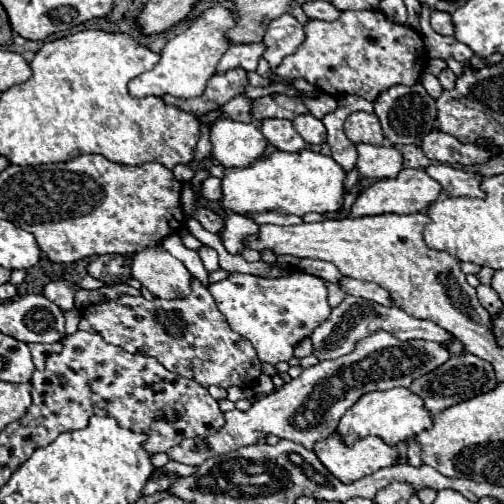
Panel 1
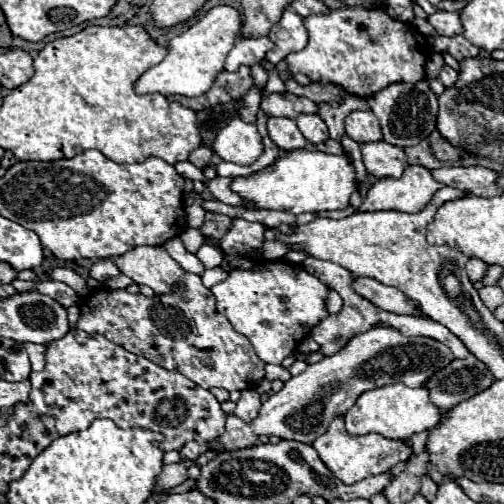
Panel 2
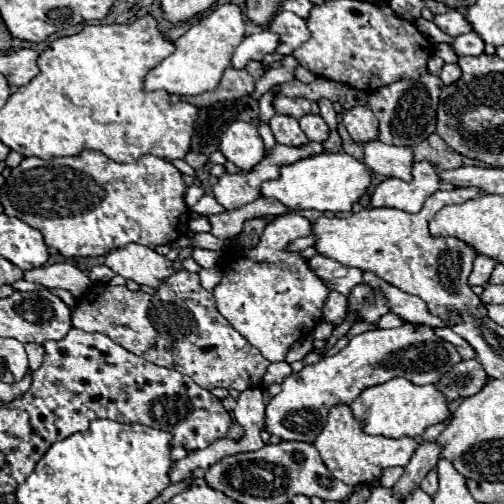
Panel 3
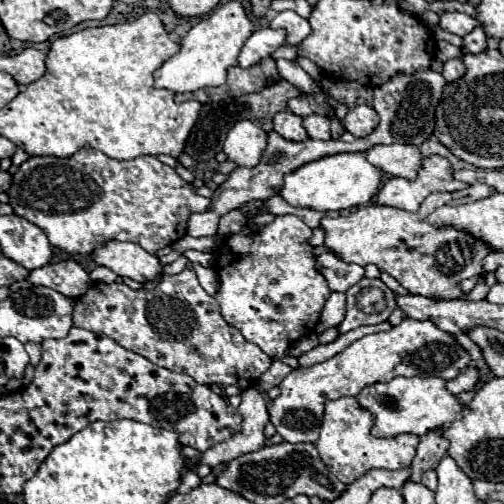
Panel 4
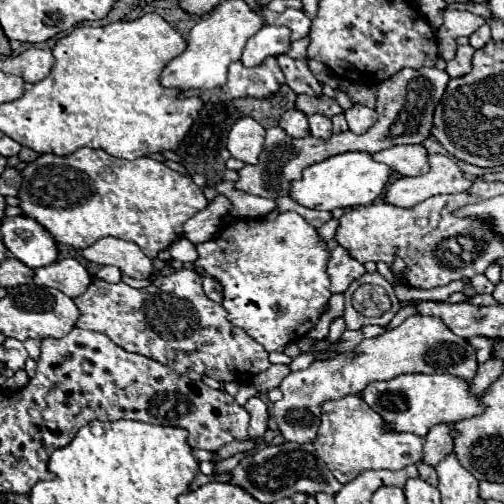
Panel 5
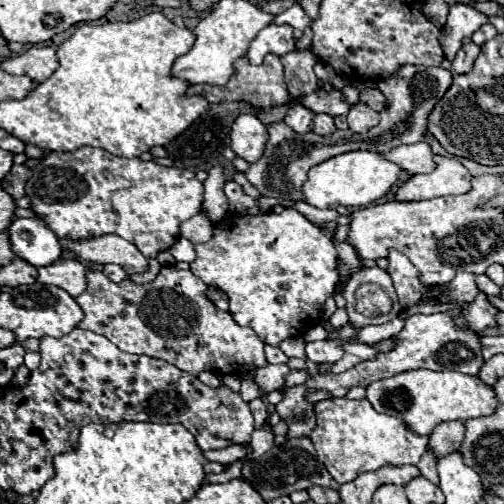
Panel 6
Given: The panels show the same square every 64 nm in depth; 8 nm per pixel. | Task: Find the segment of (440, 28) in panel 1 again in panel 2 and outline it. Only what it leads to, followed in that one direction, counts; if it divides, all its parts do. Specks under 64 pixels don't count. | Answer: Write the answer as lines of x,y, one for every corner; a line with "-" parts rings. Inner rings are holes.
436,10
428,22
434,26
434,30
440,34
440,36
456,36
460,34
460,16
456,12
442,12
442,10

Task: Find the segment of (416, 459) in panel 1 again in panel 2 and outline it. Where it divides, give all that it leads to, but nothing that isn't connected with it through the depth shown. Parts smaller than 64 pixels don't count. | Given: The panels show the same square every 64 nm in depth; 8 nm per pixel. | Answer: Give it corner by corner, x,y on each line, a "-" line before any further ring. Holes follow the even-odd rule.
430,430
415,434
409,438
409,442
413,451
411,458
419,455
425,449
429,433

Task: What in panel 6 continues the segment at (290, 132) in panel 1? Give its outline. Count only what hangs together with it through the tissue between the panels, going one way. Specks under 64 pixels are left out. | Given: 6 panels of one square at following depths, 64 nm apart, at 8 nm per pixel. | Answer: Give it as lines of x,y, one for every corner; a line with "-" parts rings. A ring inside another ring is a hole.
296,104
286,112
284,124
290,126
296,134
306,134
312,130
312,116
314,114
308,112
308,108
304,108
302,104

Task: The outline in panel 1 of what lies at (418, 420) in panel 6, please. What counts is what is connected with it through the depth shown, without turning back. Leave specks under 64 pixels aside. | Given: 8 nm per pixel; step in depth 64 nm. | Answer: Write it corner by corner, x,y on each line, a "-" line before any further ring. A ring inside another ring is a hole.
392,388
384,392
364,394
340,418
340,424
336,426
336,434
342,438
346,446
352,446
356,440
366,436
378,436
386,444
398,444
420,434
424,428
428,428
428,424
432,424
432,414
424,408
424,402
418,396
412,396
412,392
408,392
406,388

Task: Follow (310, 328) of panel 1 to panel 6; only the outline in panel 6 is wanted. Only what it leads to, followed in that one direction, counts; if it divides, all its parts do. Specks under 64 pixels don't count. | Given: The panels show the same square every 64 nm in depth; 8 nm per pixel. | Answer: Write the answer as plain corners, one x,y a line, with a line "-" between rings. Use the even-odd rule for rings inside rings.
284,208
280,214
234,214
232,218
216,224
212,240
196,244
194,250
196,260
190,264
194,276
204,280
206,284
218,286
230,300
228,312
232,314
234,322
238,326
252,328
256,336
270,346
280,346
280,342
286,338
298,338
310,330
308,324
320,322
322,304
328,296
332,296
334,286
340,278
336,272
338,252
332,240
316,224
308,222
302,214
298,214
292,208

